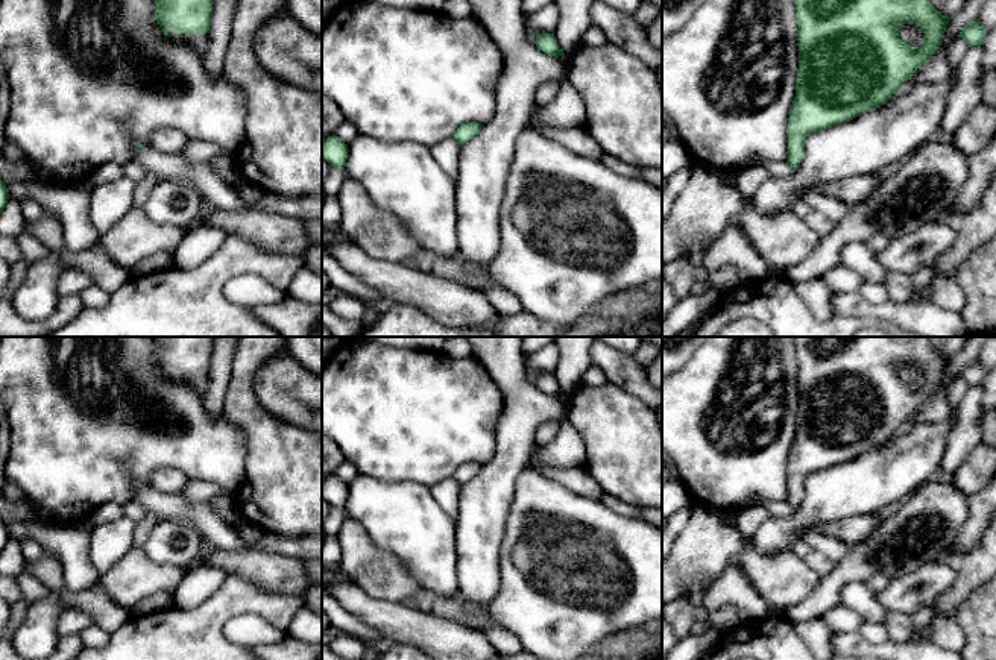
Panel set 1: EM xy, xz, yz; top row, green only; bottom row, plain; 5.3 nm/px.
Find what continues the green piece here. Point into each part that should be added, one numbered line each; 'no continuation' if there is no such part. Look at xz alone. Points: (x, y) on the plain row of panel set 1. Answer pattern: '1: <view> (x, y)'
no continuation

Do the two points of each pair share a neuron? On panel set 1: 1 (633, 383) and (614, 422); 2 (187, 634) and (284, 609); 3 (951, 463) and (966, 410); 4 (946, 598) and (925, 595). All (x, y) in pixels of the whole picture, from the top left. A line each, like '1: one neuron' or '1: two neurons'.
1: two neurons
2: one neuron
3: one neuron
4: two neurons

